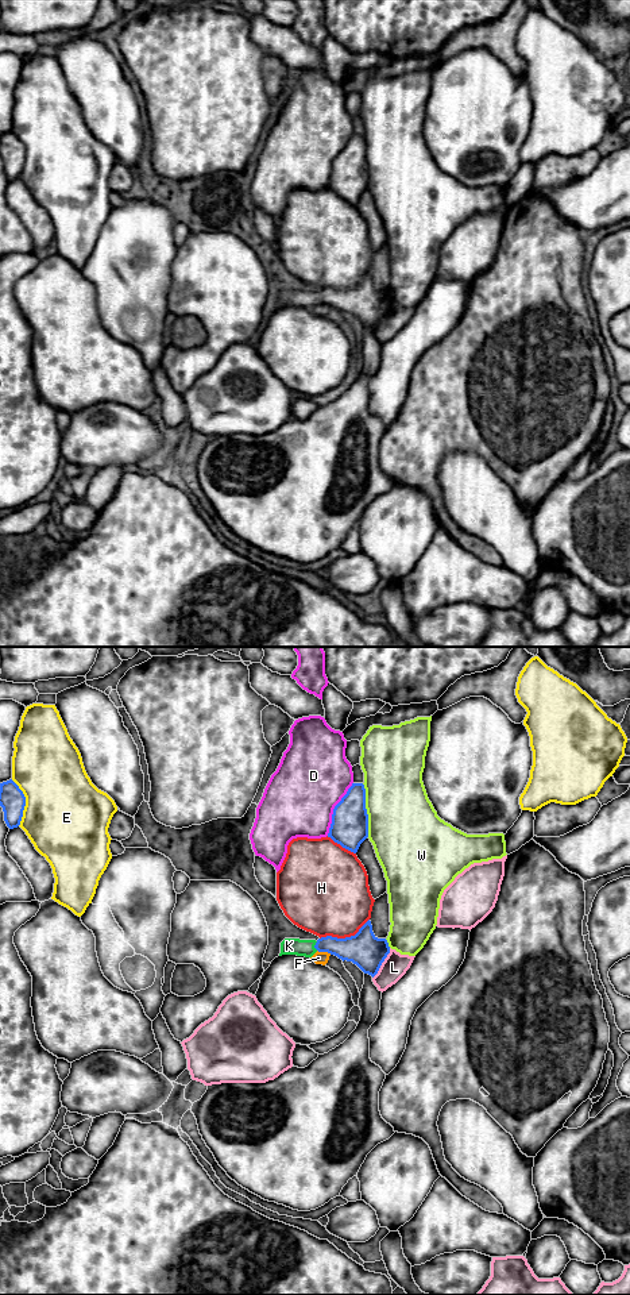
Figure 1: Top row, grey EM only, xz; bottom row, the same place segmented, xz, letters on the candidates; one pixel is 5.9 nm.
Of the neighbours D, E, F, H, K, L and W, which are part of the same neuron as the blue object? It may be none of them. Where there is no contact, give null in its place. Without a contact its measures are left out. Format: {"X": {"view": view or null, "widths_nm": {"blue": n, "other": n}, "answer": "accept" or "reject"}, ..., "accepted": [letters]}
{"D": {"view": "xz", "widths_nm": {"blue": 220, "other": 440}, "answer": "reject"}, "E": {"view": "xz", "widths_nm": {"blue": 150, "other": 480}, "answer": "reject"}, "F": {"view": "xz", "widths_nm": {"blue": 200, "other": 80}, "answer": "reject"}, "H": {"view": "xz", "widths_nm": {"blue": 200, "other": 440}, "answer": "reject"}, "K": {"view": "xz", "widths_nm": {"blue": 160, "other": 100}, "answer": "accept"}, "L": {"view": "xz", "widths_nm": {"blue": 200, "other": 150}, "answer": "reject"}, "W": {"view": "xz", "widths_nm": {"blue": 220, "other": 420}, "answer": "reject"}, "accepted": ["K"]}

